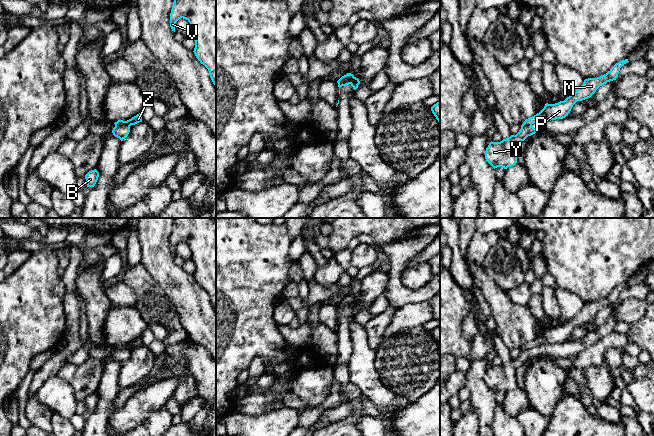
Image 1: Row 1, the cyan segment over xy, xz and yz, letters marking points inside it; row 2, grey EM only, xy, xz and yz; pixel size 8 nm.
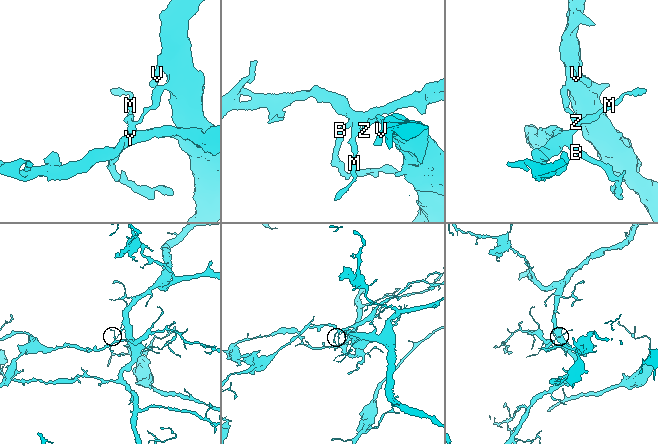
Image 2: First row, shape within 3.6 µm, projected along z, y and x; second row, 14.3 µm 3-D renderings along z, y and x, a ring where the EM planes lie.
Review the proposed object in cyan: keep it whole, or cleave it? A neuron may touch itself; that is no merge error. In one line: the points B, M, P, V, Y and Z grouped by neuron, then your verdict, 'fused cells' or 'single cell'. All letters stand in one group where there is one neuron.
B Y / M P V Z; fused cells

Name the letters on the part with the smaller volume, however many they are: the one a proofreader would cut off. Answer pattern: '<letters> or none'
B, Y

